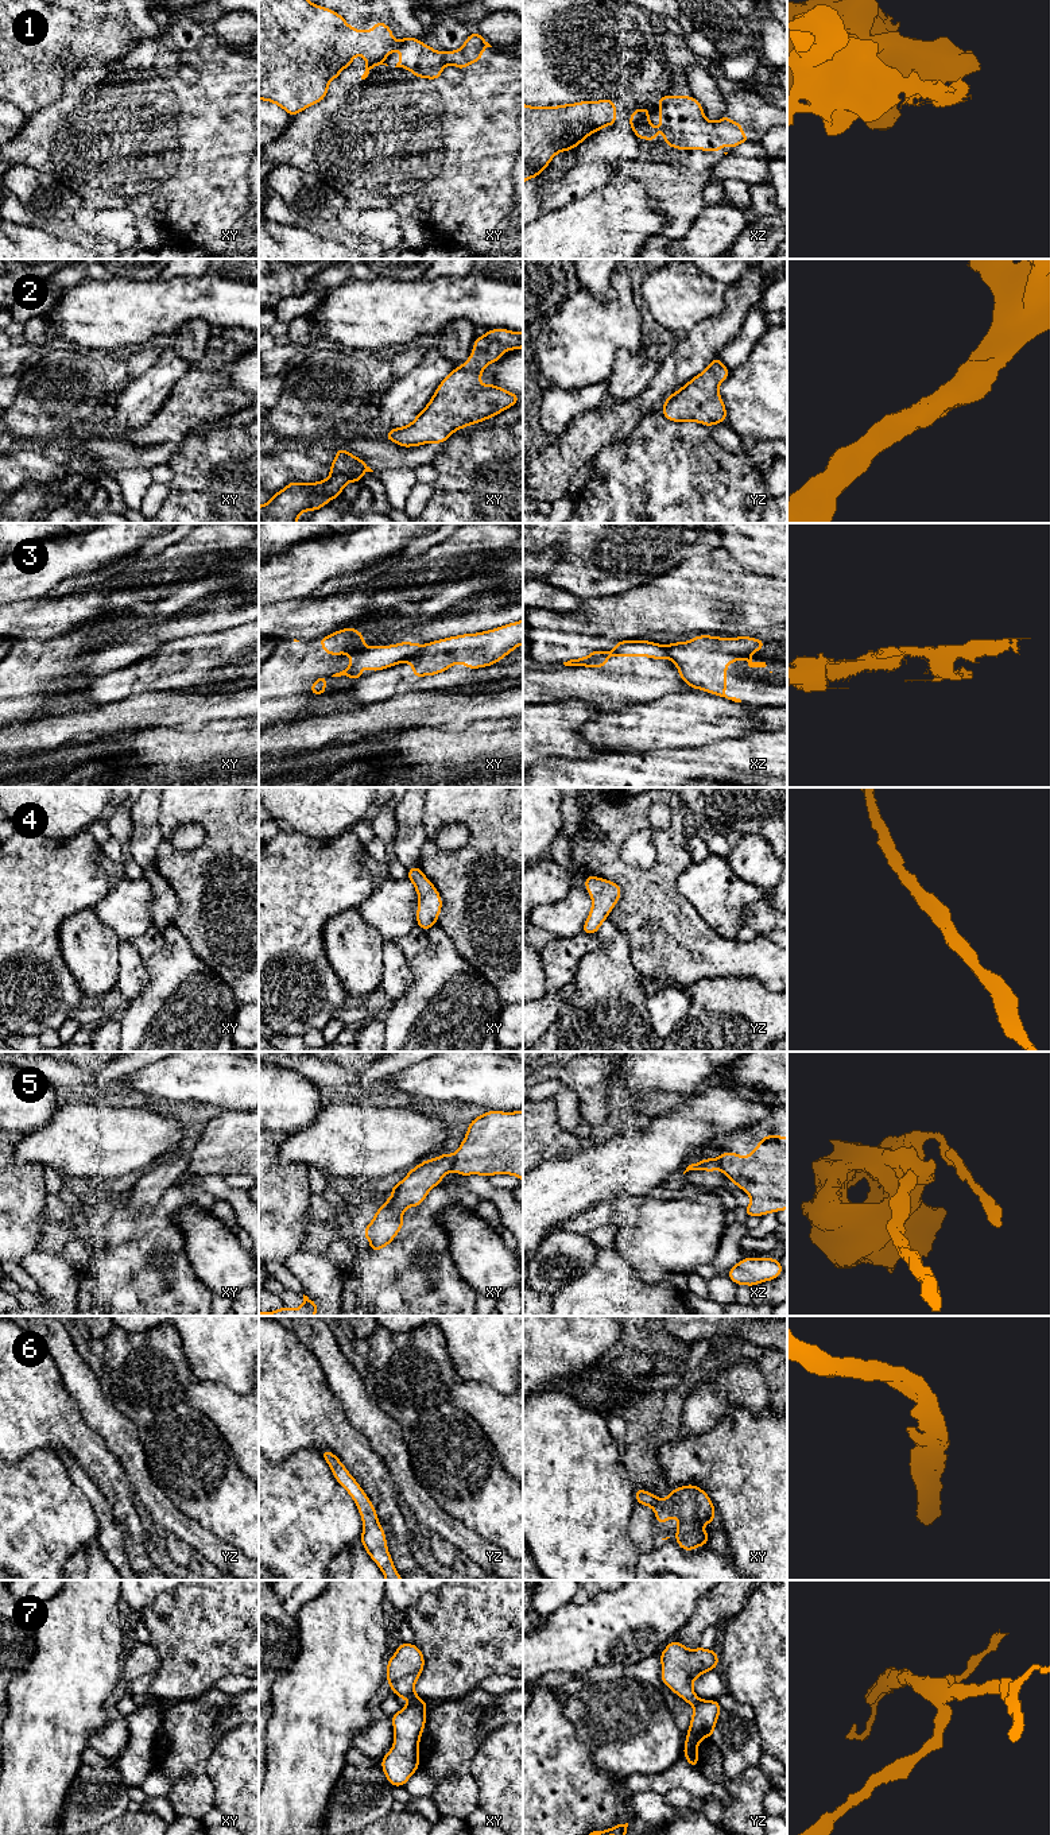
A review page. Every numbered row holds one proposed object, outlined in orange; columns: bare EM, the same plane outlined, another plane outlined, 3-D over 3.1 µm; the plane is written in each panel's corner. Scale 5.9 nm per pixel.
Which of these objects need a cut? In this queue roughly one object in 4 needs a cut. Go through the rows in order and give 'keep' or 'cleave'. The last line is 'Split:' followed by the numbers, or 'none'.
1: cleave
2: keep
3: cleave
4: keep
5: cleave
6: keep
7: cleave
Split: 1, 3, 5, 7

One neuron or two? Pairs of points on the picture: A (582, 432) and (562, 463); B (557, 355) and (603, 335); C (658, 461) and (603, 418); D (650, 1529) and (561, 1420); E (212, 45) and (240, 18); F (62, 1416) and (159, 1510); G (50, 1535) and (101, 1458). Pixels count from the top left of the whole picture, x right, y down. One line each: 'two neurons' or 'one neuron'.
A: one neuron
B: one neuron
C: two neurons
D: two neurons
E: two neurons
F: two neurons
G: two neurons

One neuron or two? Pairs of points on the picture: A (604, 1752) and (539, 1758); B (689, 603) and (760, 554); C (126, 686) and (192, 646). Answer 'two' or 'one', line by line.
A: two
B: two
C: one

